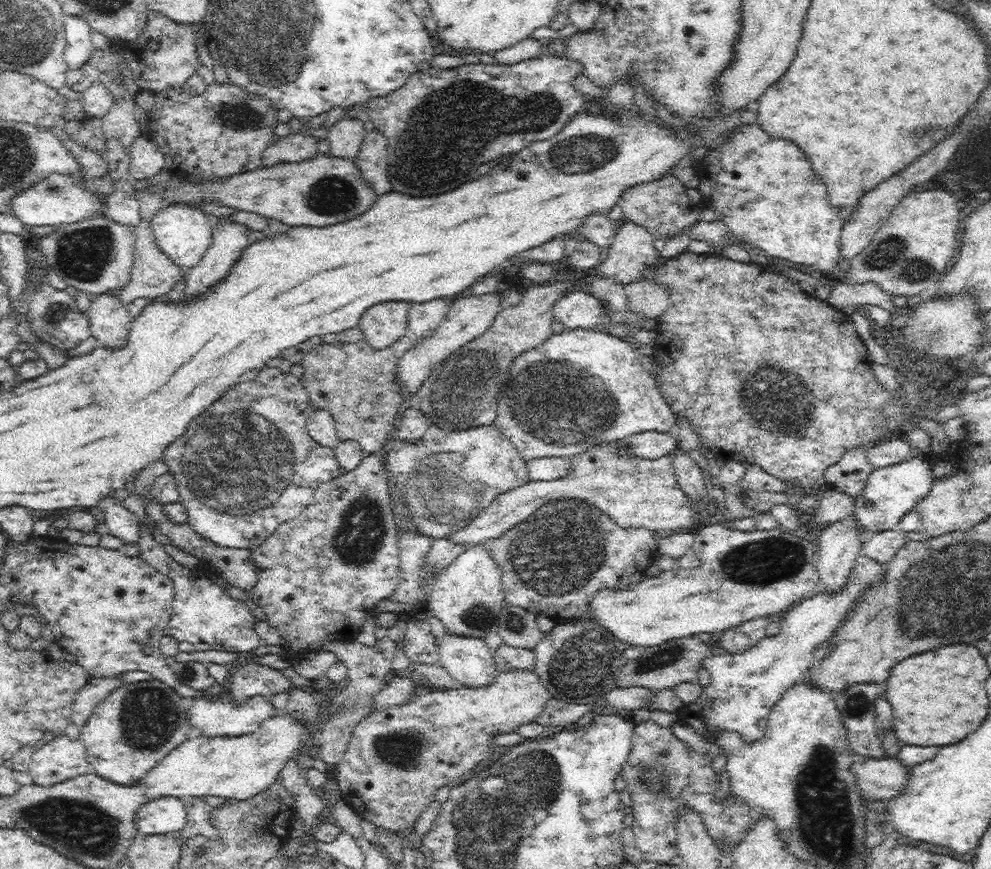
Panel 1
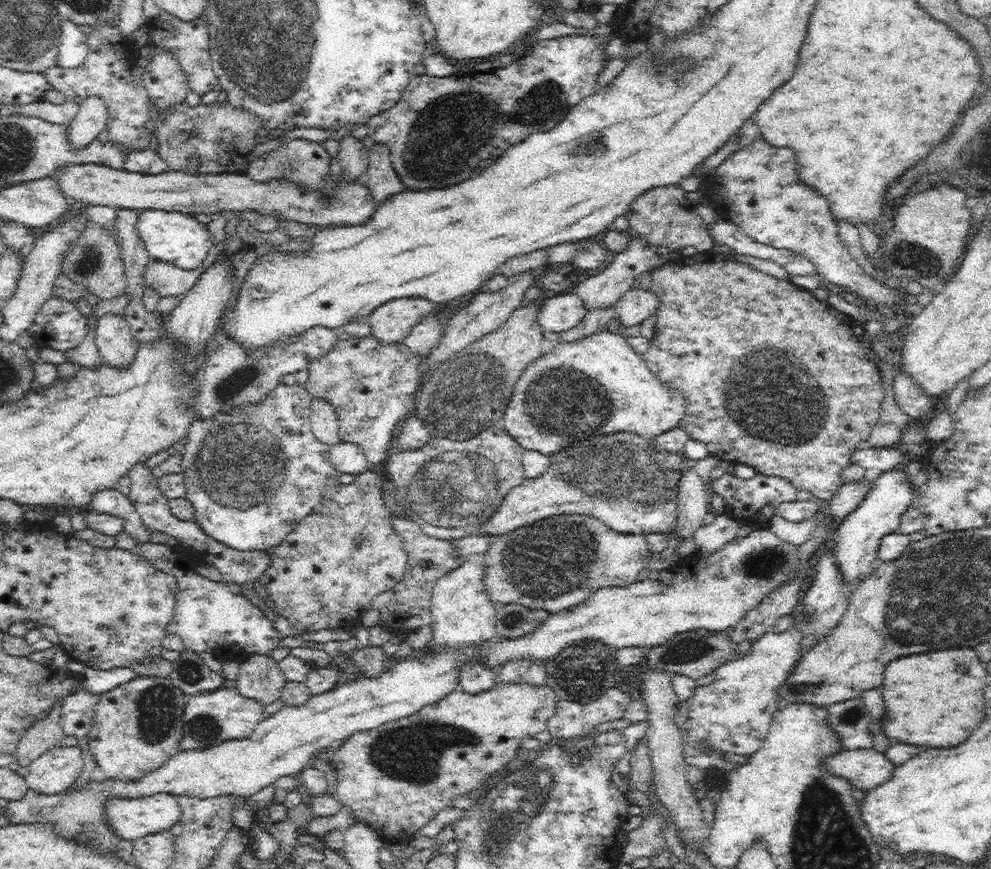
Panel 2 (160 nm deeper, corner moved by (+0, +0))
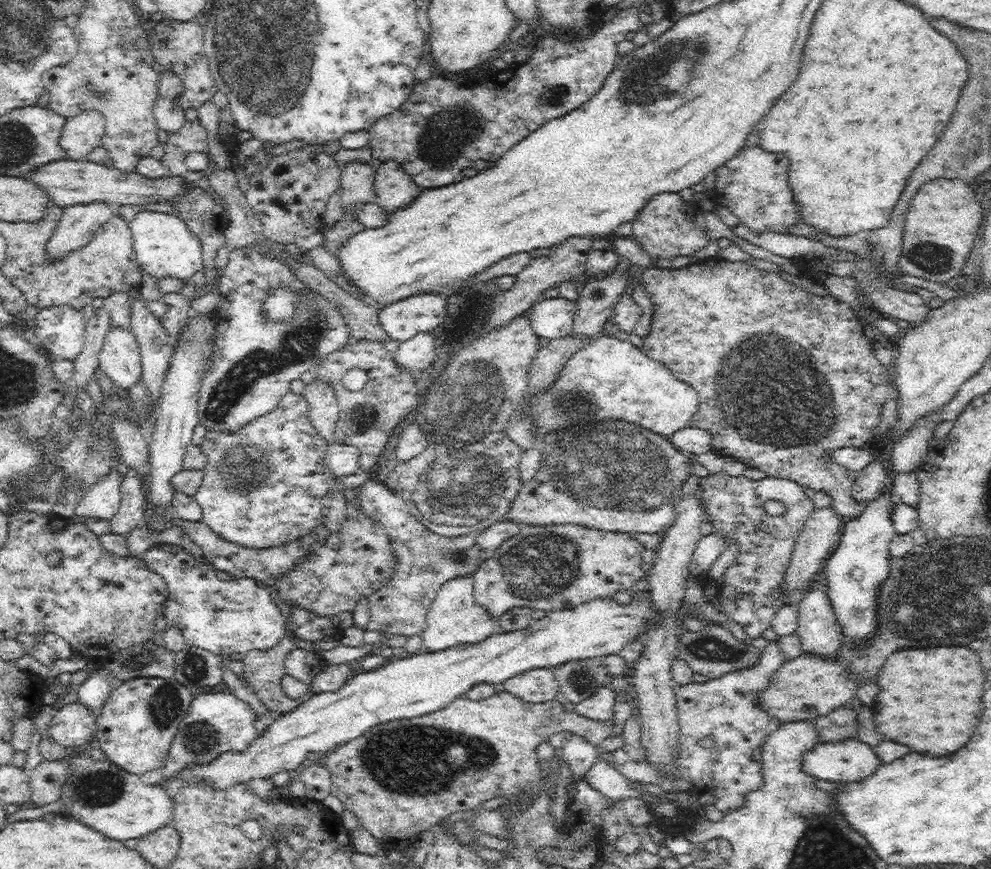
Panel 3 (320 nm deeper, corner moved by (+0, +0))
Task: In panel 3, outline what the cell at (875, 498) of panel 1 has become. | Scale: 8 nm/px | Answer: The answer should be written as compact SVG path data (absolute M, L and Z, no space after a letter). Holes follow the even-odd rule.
M880 492L863 505L855 517L843 519L840 545L827 558L823 574L827 577L827 587L836 616L843 626L845 636L868 636L874 628L872 604L876 596L876 584L888 576L890 540L897 536L894 514L897 502L895 493Z

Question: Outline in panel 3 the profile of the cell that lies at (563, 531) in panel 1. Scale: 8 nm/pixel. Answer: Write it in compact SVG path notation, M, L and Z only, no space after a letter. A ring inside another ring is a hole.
M577 522L522 525L515 536L479 563L473 572L473 593L496 617L516 606L548 613L573 609L600 594L630 591L631 586L645 576L642 571L644 549L638 533L604 530Z

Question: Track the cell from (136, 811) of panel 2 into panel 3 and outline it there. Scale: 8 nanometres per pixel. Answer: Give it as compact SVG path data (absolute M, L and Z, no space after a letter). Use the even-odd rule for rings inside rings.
M85 755L74 757L74 763L75 771L61 797L69 808L65 814L82 816L82 822L118 841L139 839L170 825L175 815L175 801L164 788L145 784L140 775L131 775L106 761L89 760Z

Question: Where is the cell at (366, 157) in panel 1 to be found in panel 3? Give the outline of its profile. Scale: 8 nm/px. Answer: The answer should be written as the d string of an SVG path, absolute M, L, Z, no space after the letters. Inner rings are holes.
M386 158L382 160L380 166L375 169L375 174L372 180L372 192L376 195L375 202L387 212L392 212L393 209L400 208L400 204L408 204L412 200L412 196L418 194L416 183L408 178L404 169L400 166L397 160Z

